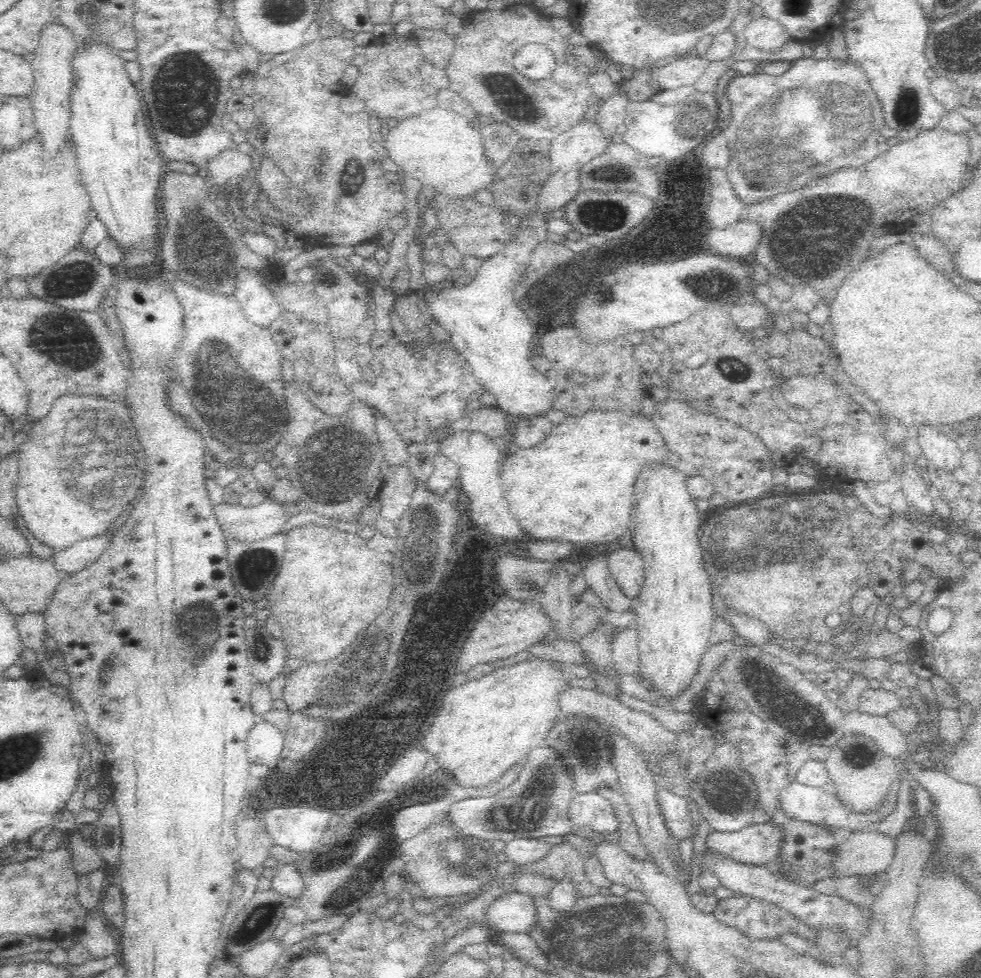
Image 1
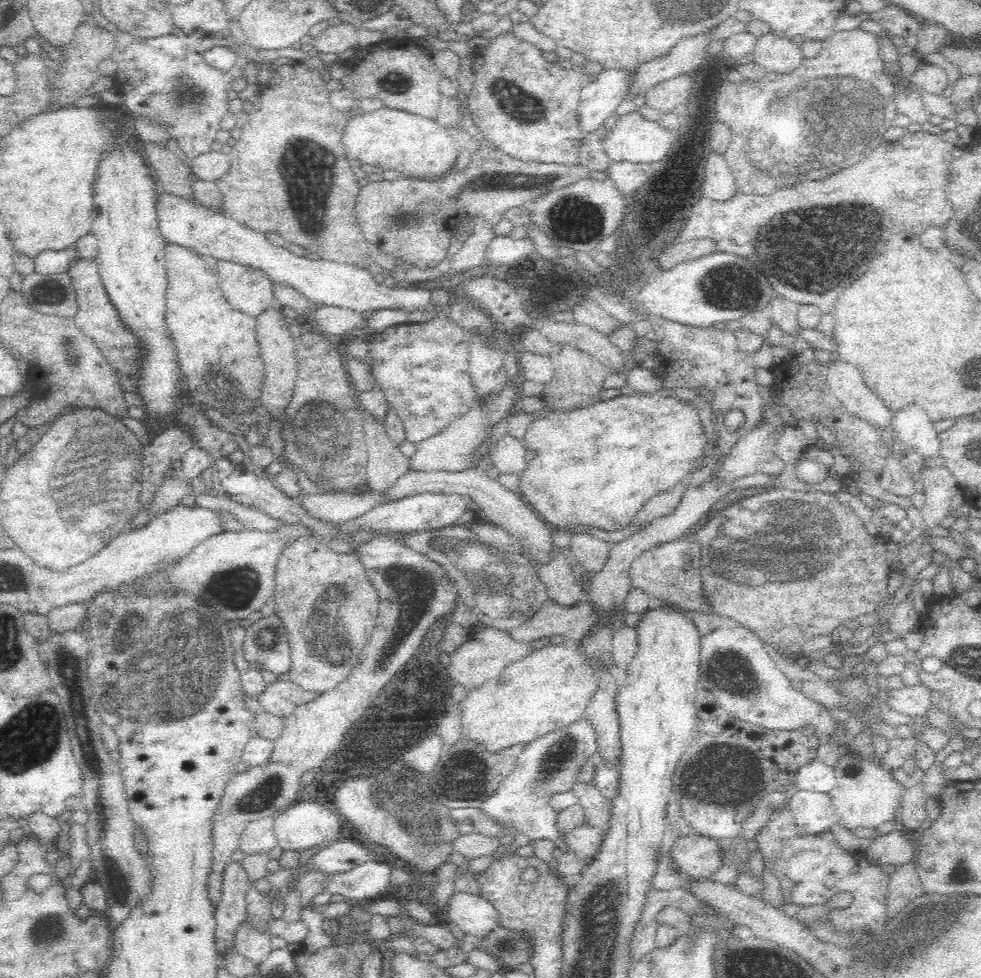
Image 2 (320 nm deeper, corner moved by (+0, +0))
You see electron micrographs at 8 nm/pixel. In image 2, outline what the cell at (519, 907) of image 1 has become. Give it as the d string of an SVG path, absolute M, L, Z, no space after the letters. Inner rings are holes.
M456 893L447 915L462 932L481 938L501 925L503 910L480 895Z

